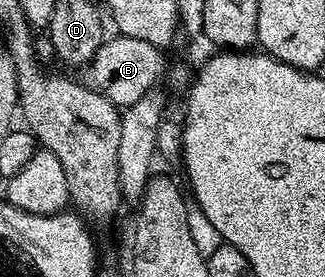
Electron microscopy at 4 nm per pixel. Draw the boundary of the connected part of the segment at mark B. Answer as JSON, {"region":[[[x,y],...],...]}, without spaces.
{"region":[[[114,35],[102,42],[92,60],[84,67],[84,83],[97,93],[103,93],[114,105],[125,107],[136,103],[144,94],[151,92],[154,85],[162,77],[166,69],[166,61],[162,58],[163,50],[152,43],[144,43],[144,39],[132,39]]]}

